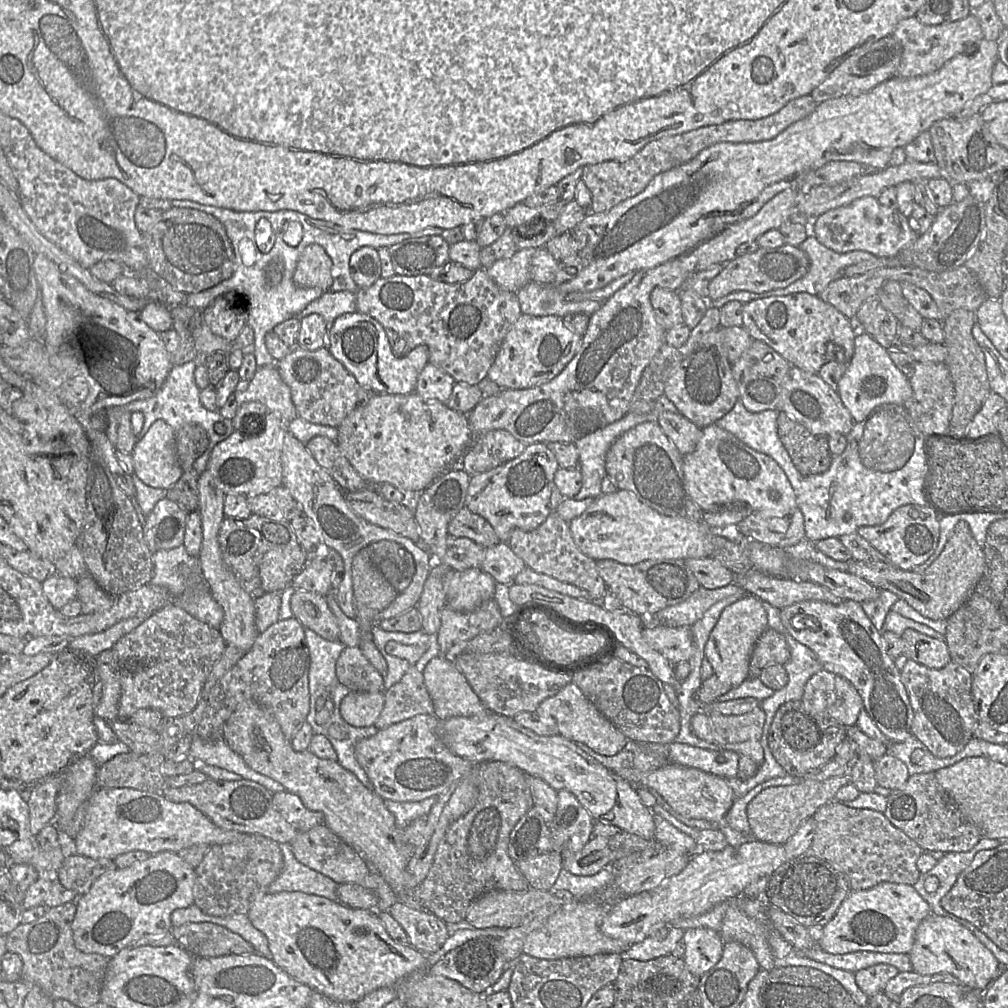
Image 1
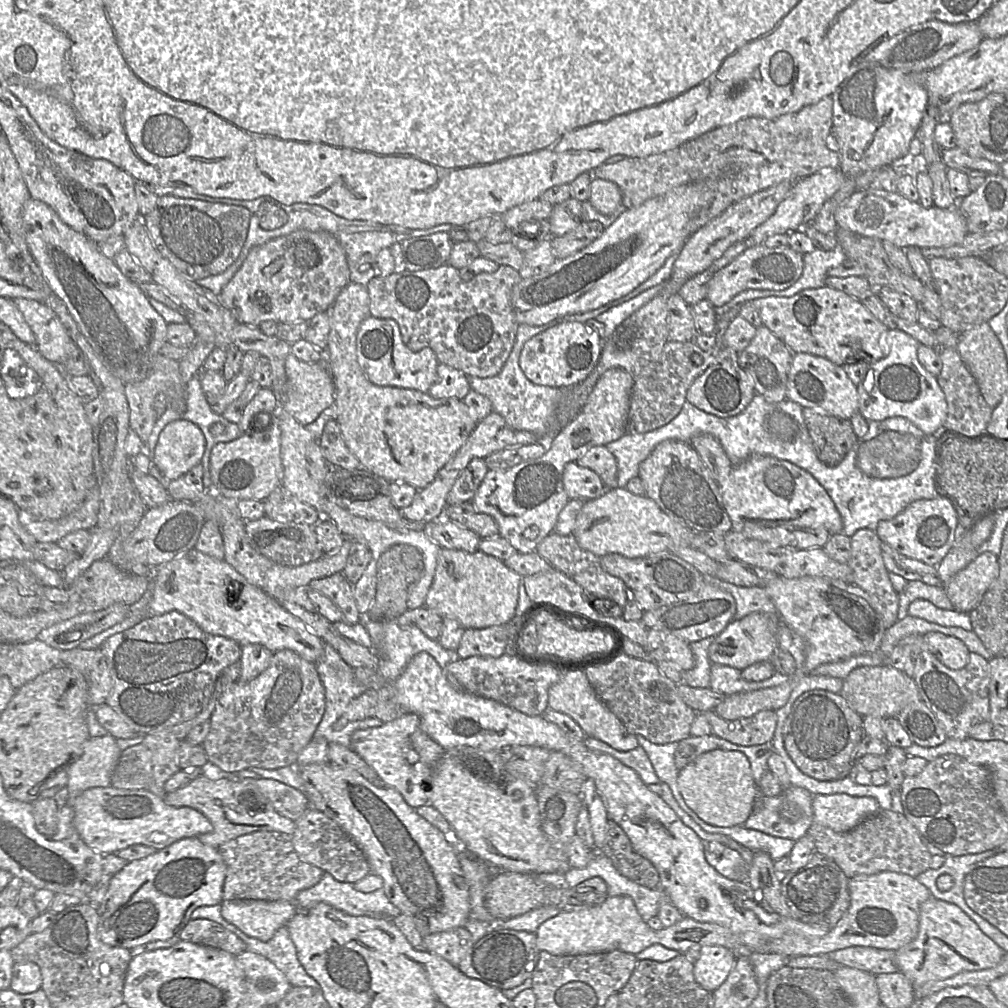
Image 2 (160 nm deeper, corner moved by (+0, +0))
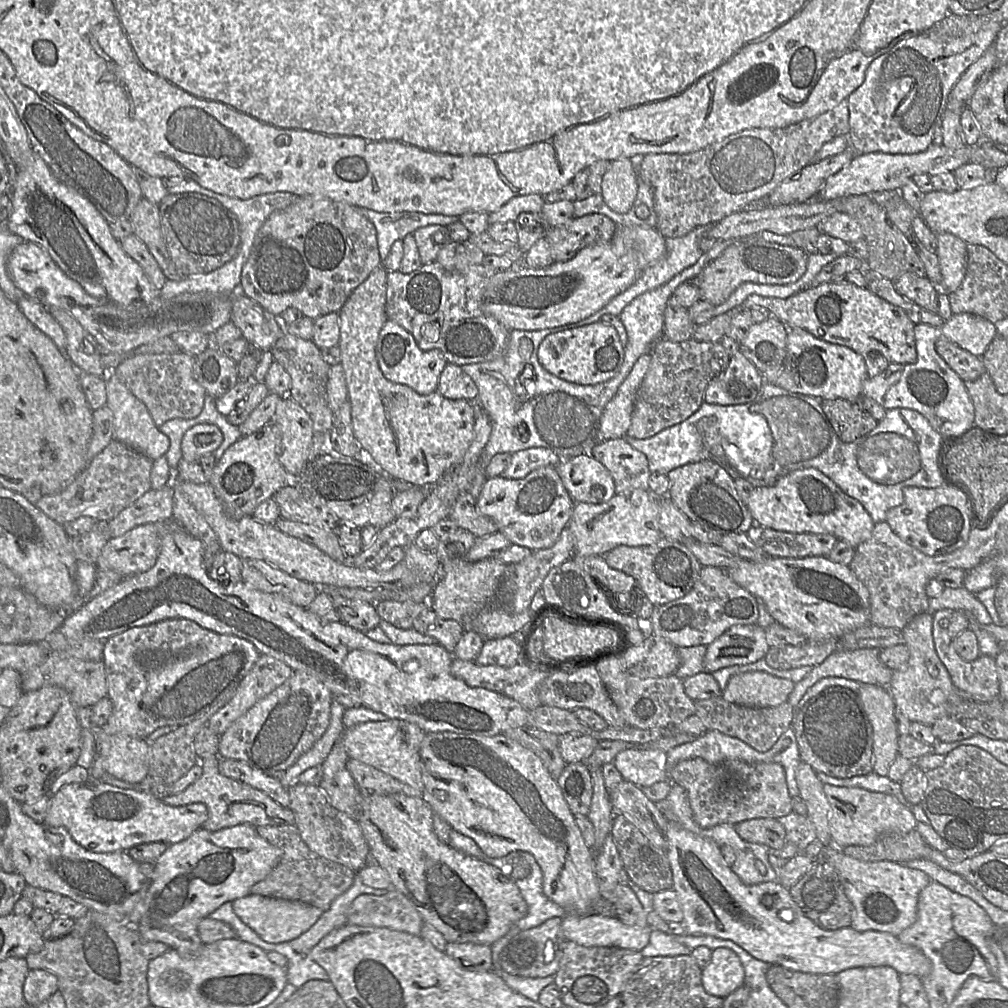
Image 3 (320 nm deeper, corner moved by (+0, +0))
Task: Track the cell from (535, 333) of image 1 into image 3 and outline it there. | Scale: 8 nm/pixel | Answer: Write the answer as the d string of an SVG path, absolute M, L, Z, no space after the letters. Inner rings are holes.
M600 322L548 335L537 351L540 365L552 375L579 385L595 385L615 377L624 361L624 346L614 327Z

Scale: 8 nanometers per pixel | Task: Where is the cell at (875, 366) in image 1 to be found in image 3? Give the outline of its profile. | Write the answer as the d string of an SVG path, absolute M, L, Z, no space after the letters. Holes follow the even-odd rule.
M917 324L914 328L914 334L915 334L915 344L917 351L916 362L913 364L890 364L888 368L878 376L867 377L862 387L862 396L873 399L878 404L883 406L887 411L894 408L906 408L919 412L928 419L931 426L944 438L953 438L962 436L963 434L965 434L967 431L969 431L971 428L974 427L974 413L975 413L974 406L969 397L965 382L946 364L946 362L938 355L938 353L935 350L935 344L941 335L940 328L935 328L925 324Z

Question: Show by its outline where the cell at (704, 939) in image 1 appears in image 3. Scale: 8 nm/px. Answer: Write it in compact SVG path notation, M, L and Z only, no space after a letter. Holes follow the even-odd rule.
M717 948L707 966L702 969L702 984L705 991L726 998L745 984L745 971L738 955L728 948Z

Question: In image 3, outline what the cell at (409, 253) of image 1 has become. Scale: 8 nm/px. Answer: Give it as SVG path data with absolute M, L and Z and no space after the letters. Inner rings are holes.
M429 225L413 233L422 264L437 262L440 250L452 242L446 226Z

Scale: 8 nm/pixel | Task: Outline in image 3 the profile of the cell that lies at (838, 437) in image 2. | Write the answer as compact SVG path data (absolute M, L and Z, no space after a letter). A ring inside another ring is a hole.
M862 397L854 400L822 400L822 409L840 440L851 443L870 433L879 422L862 408Z

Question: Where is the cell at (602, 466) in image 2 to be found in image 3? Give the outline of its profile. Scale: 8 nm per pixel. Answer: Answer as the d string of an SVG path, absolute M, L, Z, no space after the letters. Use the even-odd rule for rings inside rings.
M625 439L598 442L589 454L609 471L616 494L629 494L636 489L648 490L652 473L647 457Z

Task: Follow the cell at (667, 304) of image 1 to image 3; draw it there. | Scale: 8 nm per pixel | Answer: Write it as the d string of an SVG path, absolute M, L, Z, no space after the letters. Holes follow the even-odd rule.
M673 294L664 312L663 337L672 342L686 341L693 338L695 327L689 310L680 305Z

